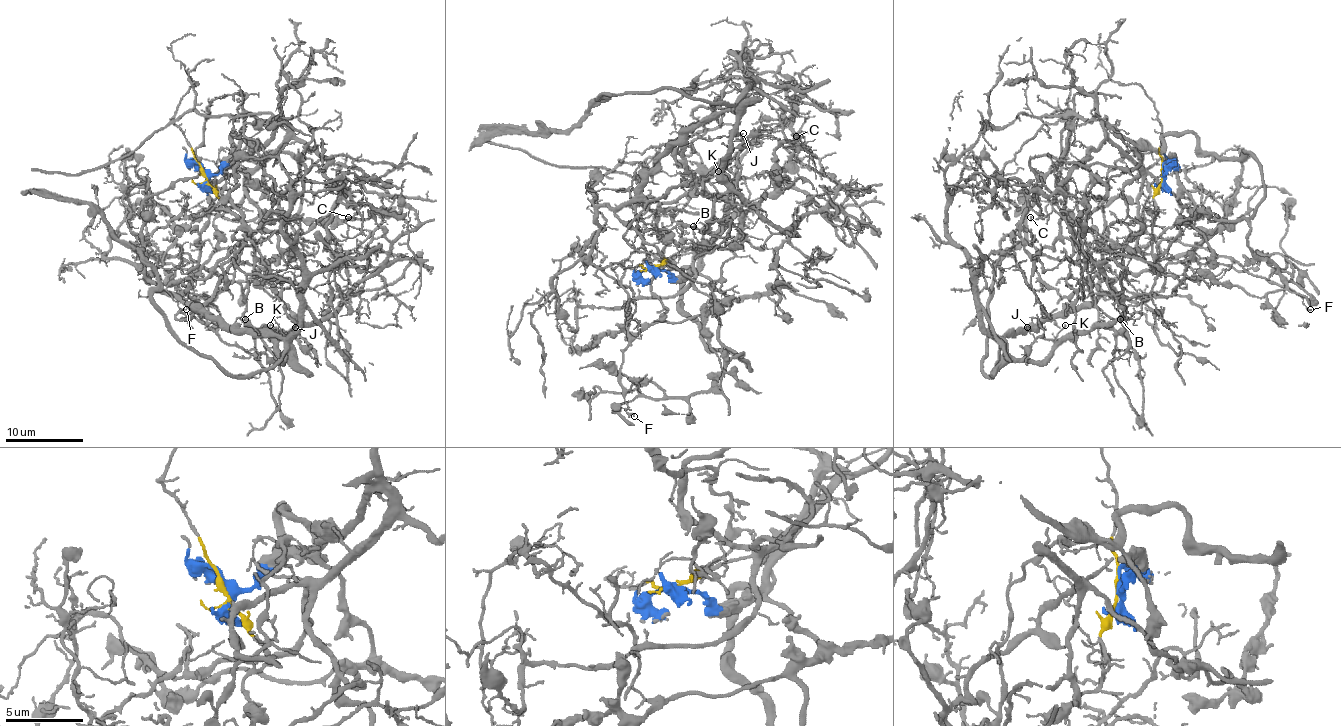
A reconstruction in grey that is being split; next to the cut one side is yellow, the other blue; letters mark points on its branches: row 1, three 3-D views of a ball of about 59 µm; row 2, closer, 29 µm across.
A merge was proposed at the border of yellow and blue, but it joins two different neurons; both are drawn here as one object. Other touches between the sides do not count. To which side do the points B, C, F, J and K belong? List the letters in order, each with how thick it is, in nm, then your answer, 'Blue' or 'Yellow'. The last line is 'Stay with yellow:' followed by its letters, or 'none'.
B: Thickness 130 nm. Yellow
C: Thickness 200 nm. Blue
F: Thickness 170 nm. Yellow
J: Thickness 100 nm. Yellow
K: Thickness 120 nm. Yellow
Stay with yellow: B, F, J, K

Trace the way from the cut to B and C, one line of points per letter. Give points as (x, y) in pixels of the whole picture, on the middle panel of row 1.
B: (651, 268), (671, 264), (665, 232), (616, 213), (682, 137), (733, 111), (727, 189), (692, 227)
C: (651, 270), (694, 274), (729, 211), (749, 211), (774, 189), (800, 135), (802, 144), (796, 137)

